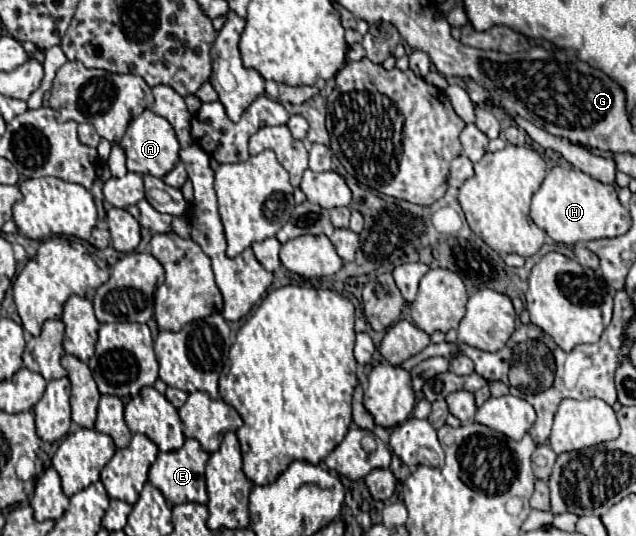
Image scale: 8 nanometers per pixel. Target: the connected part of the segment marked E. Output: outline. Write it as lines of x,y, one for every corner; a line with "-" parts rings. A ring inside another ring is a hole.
186,439
182,449
158,453
158,459
150,465
148,481
162,491
162,495
166,497
166,503
170,507
180,505
180,503
206,503
208,493
206,493
204,467
208,463
208,457
210,455
200,447
200,443
196,439

